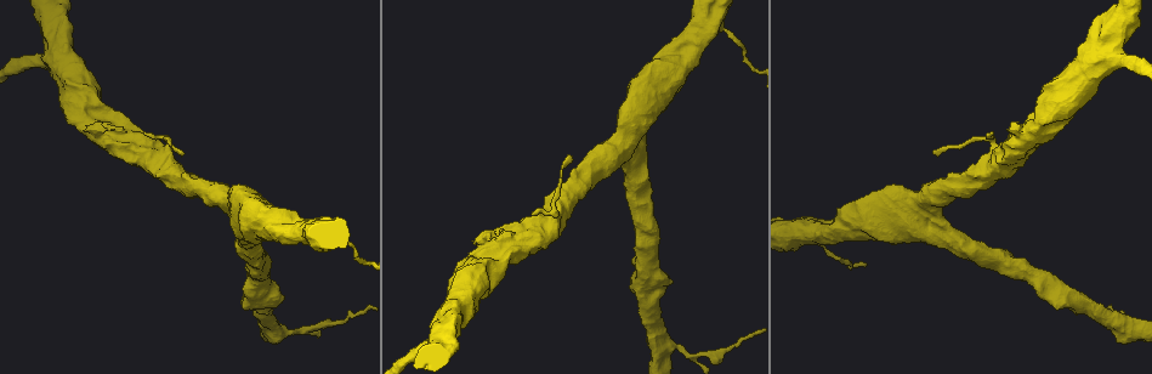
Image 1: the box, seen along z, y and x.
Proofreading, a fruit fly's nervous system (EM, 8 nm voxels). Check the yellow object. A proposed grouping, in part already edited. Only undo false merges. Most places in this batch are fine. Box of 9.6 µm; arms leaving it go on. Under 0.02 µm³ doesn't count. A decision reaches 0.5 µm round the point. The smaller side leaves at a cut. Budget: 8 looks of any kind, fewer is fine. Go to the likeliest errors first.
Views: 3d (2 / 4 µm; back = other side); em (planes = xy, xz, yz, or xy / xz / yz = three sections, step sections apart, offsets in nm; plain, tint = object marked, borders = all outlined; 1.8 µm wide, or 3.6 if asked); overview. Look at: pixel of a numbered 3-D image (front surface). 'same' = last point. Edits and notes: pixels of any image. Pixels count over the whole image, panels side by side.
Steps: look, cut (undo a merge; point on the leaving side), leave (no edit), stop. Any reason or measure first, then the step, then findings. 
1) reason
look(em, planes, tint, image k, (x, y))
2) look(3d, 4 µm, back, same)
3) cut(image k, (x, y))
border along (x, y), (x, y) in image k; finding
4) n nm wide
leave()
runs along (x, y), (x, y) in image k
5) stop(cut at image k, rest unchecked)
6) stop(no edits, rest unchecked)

look(em, planes, plain, image 1, (633, 118))

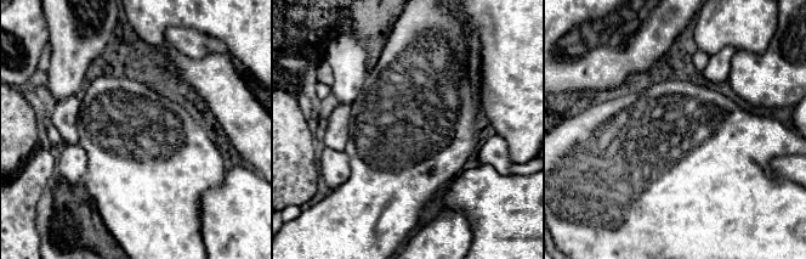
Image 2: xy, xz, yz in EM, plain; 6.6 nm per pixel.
look(em, planes, tint, same)

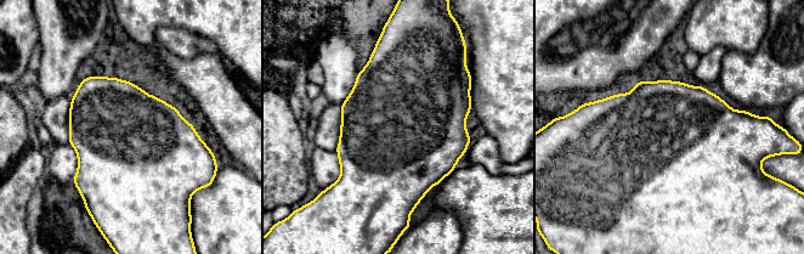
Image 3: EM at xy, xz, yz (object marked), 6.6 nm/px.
leave()
continuous, no second neuron

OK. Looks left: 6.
look(3d, 4 µm, image 1, (272, 328))

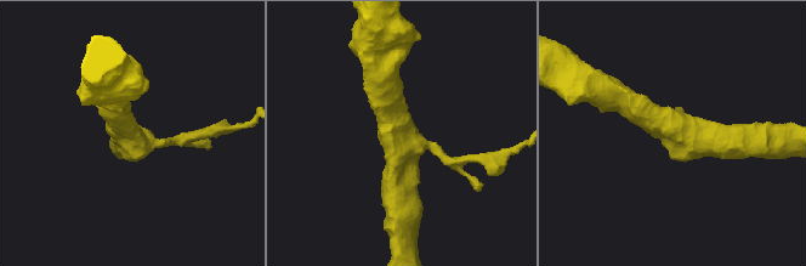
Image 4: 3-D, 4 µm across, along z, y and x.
3 arms; need the tissue
look(em, xz, step 16, tint, image 4, (679, 134))

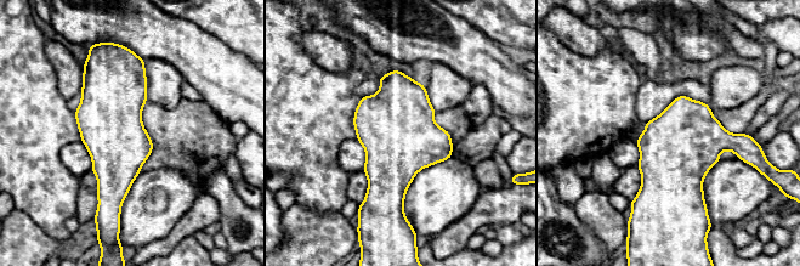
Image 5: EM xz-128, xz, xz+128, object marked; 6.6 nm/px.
cut it another way
look(em, planes, tint, same)

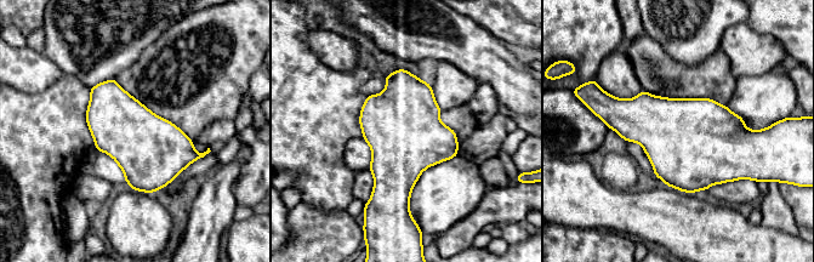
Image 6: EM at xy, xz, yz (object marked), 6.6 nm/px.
leave()
one neuron here

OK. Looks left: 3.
thick turns thin
look(em, 3.6 µm, xy, step 4, tint, image 1, (1108, 58))

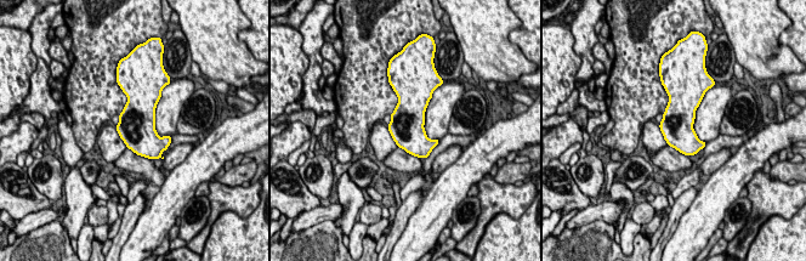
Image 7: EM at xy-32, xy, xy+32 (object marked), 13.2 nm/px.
cut it another way
look(em, 3.6 µm, planes, tint, same)

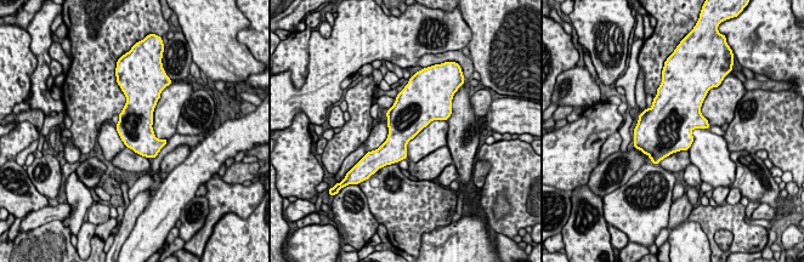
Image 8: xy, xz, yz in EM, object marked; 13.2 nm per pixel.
leave()
continuous, no second neuron

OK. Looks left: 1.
branch point
look(em, 3.6 µm, xy, step 4, tint, image 1, (549, 221))

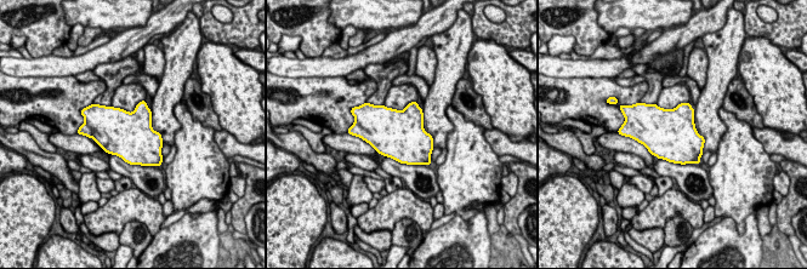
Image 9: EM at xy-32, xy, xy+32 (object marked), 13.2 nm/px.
600 nm wide
leave()
one neuron here

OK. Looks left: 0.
stop(no edits, rest unchecked)

